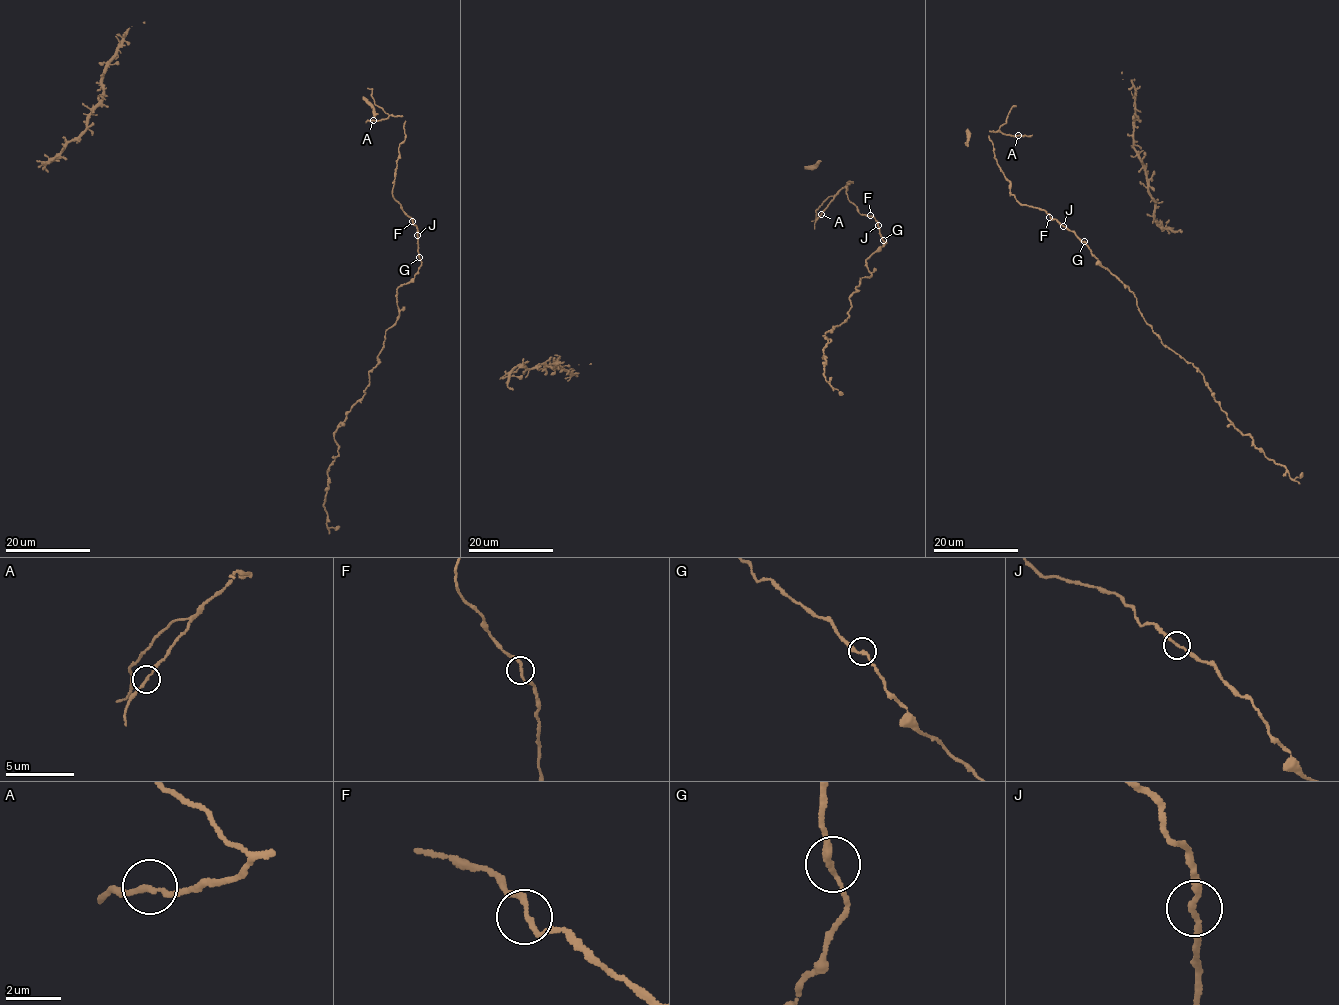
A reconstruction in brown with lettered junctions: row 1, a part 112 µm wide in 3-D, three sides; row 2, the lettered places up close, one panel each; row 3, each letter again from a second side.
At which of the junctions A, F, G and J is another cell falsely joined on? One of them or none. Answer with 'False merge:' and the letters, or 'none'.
False merge: none

